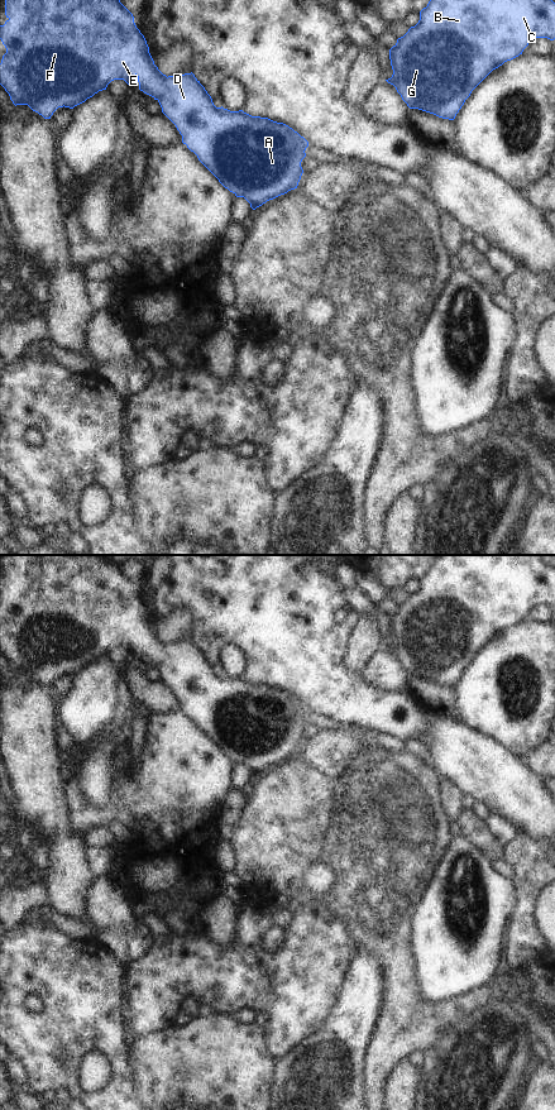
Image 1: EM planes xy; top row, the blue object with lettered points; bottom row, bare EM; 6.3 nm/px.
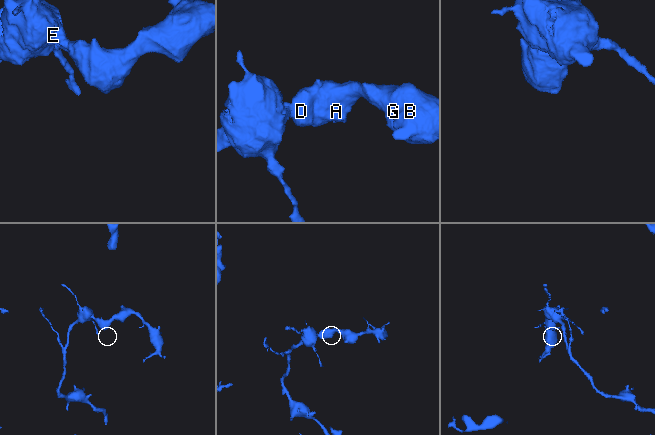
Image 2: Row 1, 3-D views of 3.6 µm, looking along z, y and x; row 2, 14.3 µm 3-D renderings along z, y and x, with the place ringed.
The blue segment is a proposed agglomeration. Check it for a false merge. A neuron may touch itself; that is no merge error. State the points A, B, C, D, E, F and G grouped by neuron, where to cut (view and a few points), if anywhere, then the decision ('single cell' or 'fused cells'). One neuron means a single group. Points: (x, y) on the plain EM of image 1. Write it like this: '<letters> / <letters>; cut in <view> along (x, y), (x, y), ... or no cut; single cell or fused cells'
A B C D E F G; no cut; single cell

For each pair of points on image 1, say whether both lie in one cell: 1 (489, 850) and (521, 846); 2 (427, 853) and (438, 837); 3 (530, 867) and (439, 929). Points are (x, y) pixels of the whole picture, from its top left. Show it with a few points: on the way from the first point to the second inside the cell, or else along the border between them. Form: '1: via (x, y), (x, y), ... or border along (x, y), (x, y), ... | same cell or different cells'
1: border along (502, 845), (503, 856) | different cells
2: via (427, 850), (434, 841) | same cell
3: border along (511, 879), (515, 886), (513, 909) | different cells

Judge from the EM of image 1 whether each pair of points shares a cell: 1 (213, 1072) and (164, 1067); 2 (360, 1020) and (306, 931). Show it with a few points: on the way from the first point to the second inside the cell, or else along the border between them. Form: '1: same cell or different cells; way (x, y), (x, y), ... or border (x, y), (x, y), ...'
1: same cell; way (201, 1067), (176, 1067)
2: different cells; border (336, 999), (334, 1001)

